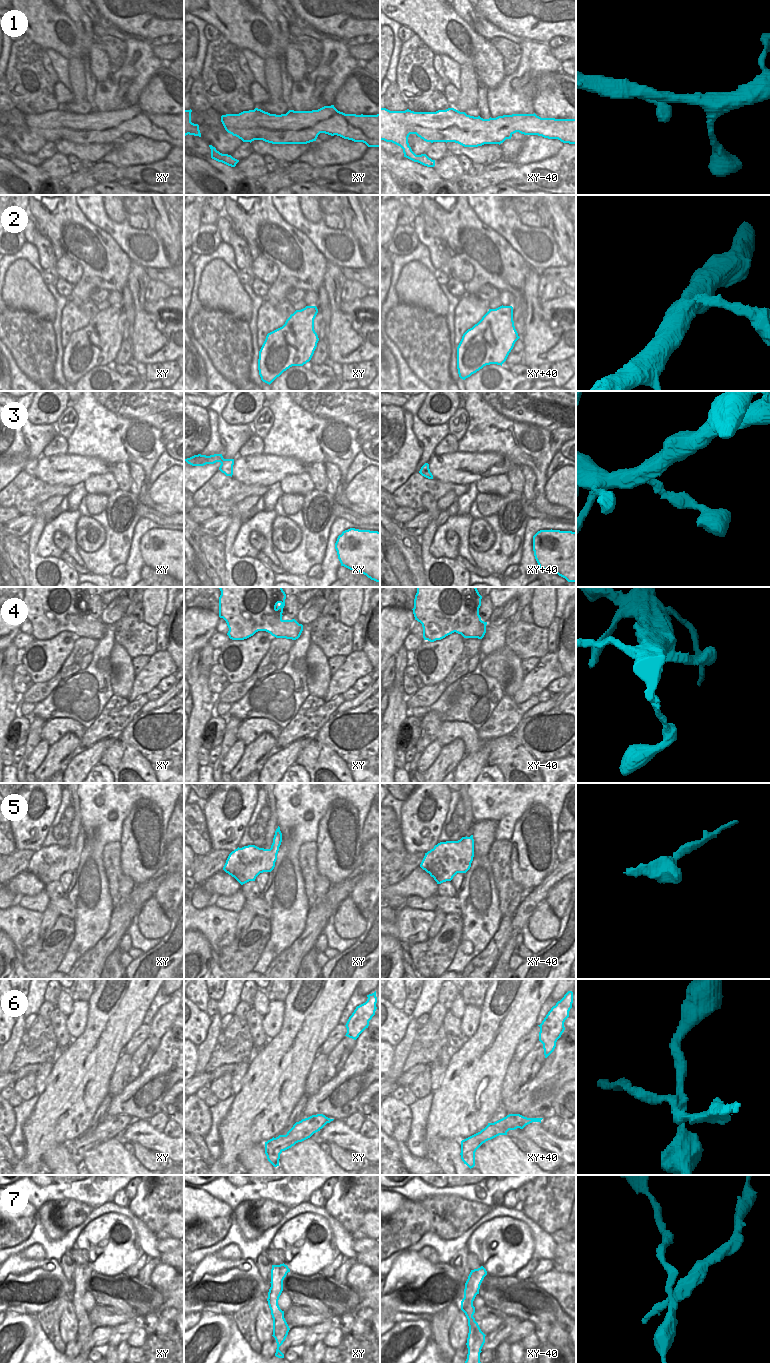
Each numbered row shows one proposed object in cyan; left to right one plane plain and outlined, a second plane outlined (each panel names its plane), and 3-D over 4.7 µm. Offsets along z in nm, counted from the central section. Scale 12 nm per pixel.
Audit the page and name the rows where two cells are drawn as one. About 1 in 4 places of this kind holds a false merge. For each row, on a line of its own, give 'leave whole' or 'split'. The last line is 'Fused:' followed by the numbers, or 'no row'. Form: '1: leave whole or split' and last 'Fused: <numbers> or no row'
1: leave whole
2: leave whole
3: leave whole
4: leave whole
5: leave whole
6: split
7: split
Fused: 6, 7

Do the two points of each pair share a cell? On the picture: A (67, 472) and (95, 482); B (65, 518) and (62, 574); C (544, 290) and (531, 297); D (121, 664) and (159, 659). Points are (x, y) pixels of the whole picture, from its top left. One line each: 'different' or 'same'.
A: different
B: different
C: different
D: different

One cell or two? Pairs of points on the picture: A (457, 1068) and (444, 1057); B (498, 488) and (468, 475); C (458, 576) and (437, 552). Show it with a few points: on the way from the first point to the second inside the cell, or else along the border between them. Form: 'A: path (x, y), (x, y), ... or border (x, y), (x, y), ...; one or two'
A: border (452, 1052), (444, 1078), (440, 1083); two
B: border (502, 474), (488, 475), (475, 482); two
C: border (433, 535), (429, 551), (435, 557), (454, 559); two

